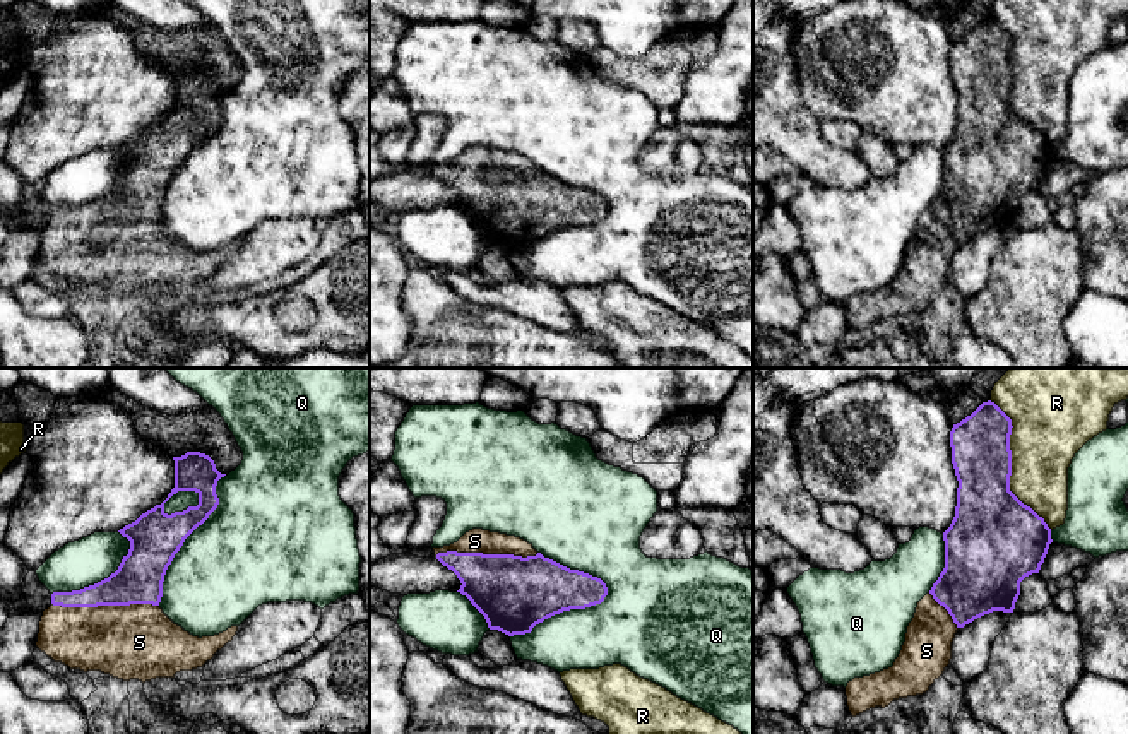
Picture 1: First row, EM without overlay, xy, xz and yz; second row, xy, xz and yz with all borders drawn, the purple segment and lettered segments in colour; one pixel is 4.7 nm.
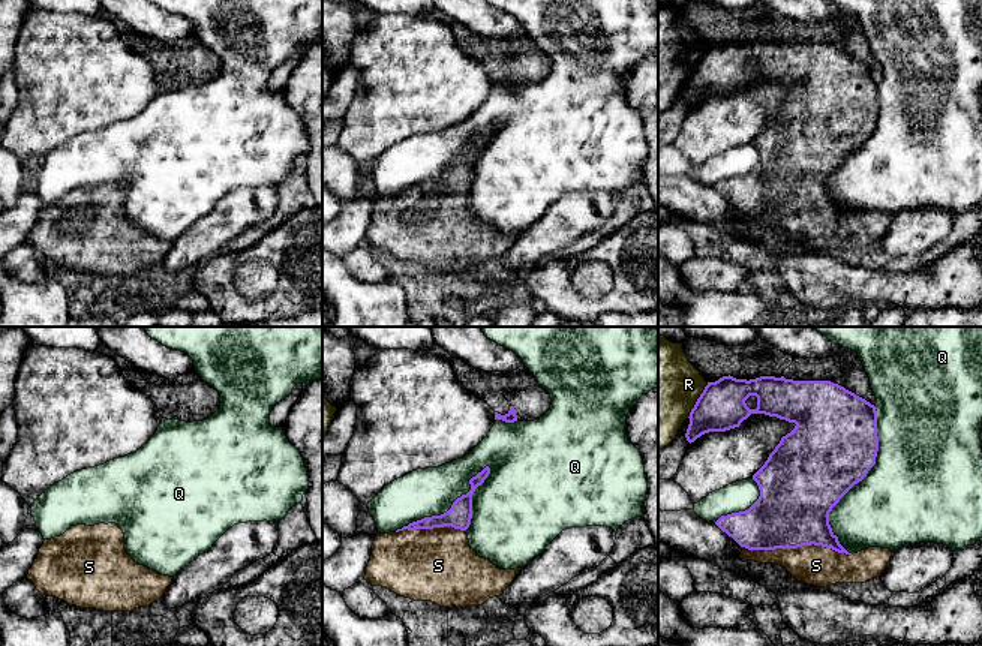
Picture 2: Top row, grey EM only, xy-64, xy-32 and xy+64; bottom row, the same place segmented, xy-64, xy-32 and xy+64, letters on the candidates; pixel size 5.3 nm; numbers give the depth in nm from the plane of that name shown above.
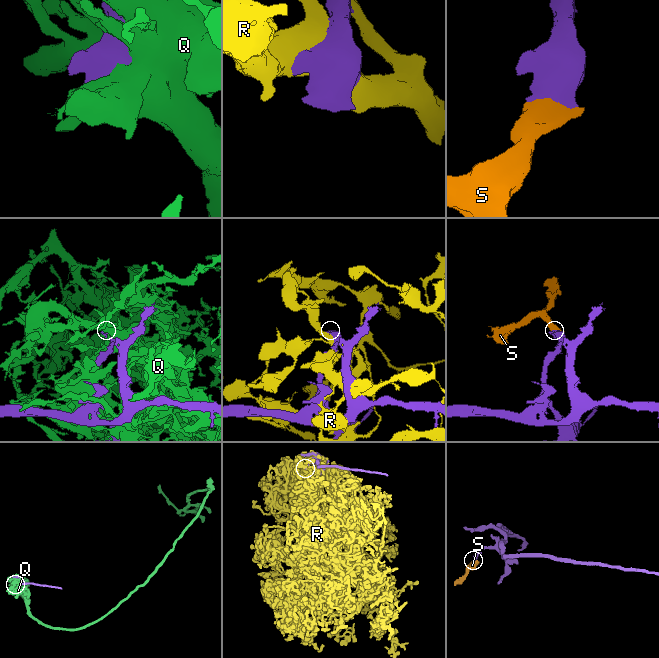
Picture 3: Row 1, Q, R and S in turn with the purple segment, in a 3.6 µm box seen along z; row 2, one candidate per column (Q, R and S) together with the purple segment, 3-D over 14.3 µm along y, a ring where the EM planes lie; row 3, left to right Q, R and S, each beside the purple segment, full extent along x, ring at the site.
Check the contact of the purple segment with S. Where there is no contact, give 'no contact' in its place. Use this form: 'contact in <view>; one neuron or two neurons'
contact in xy; one neuron

